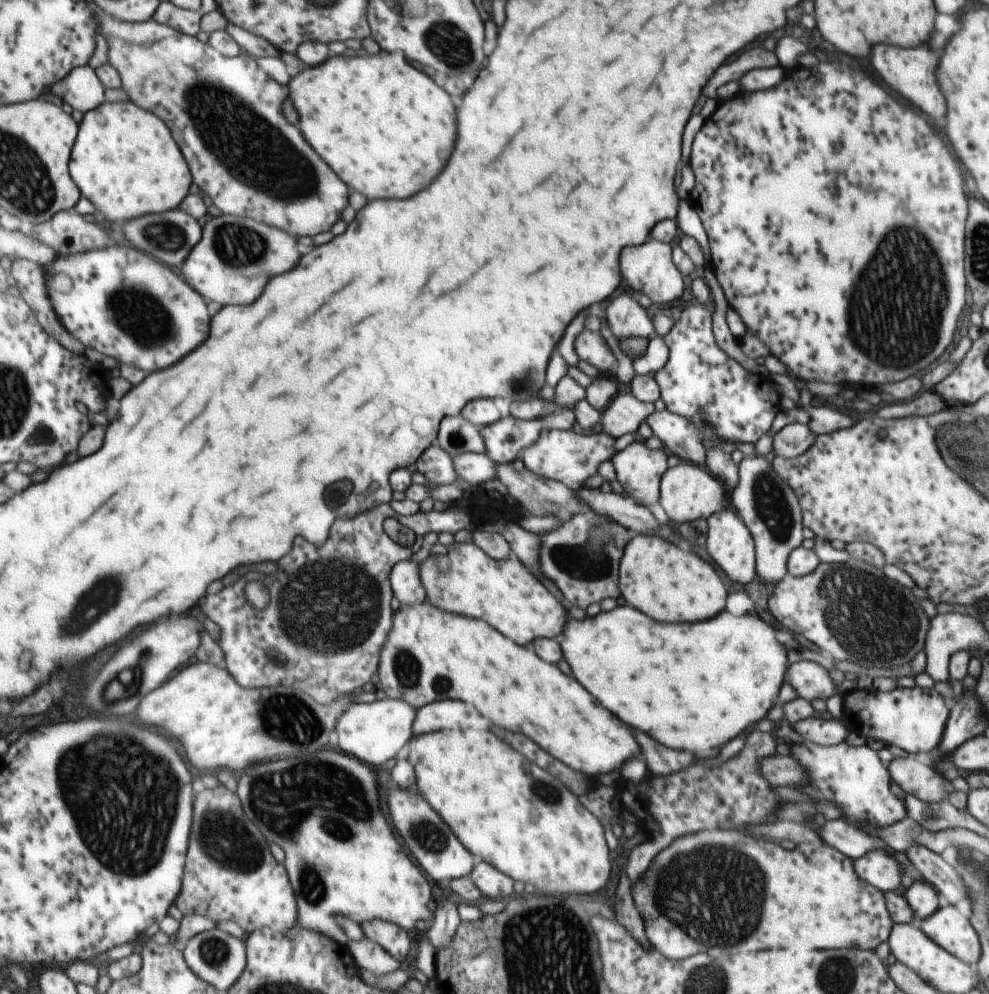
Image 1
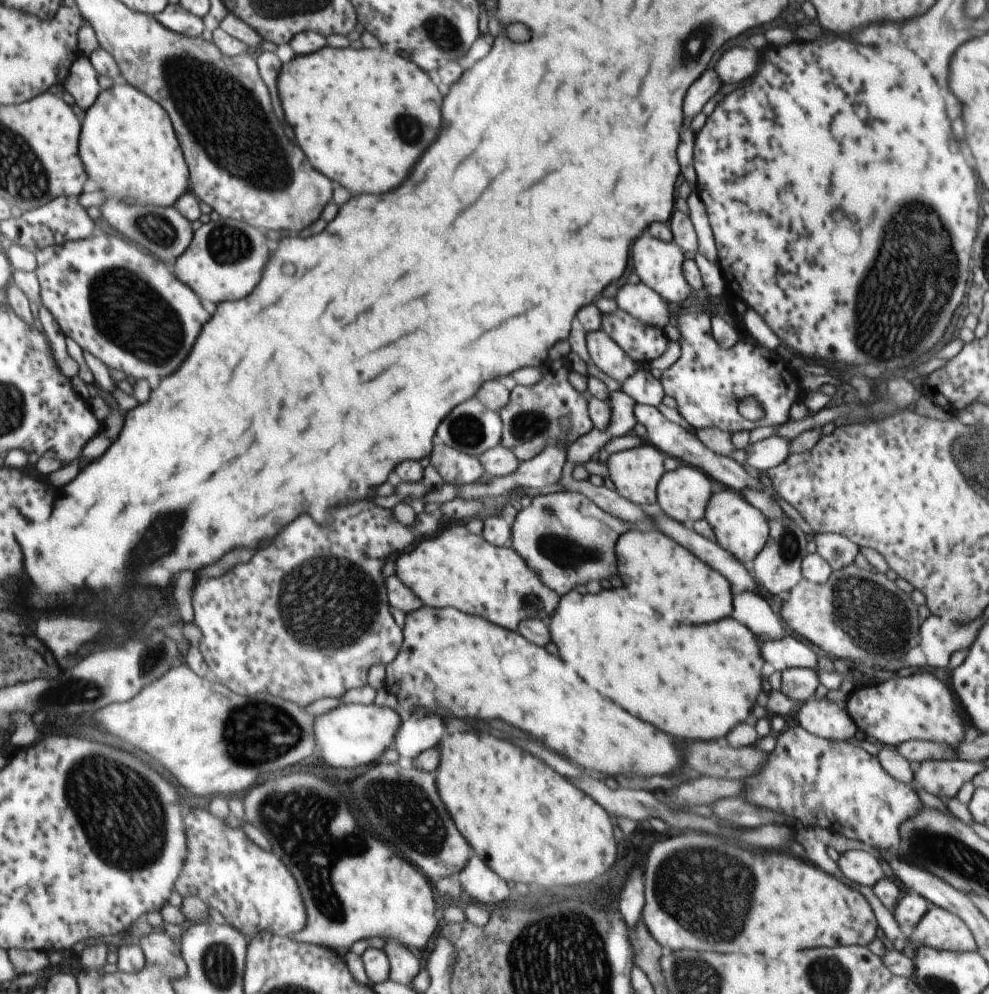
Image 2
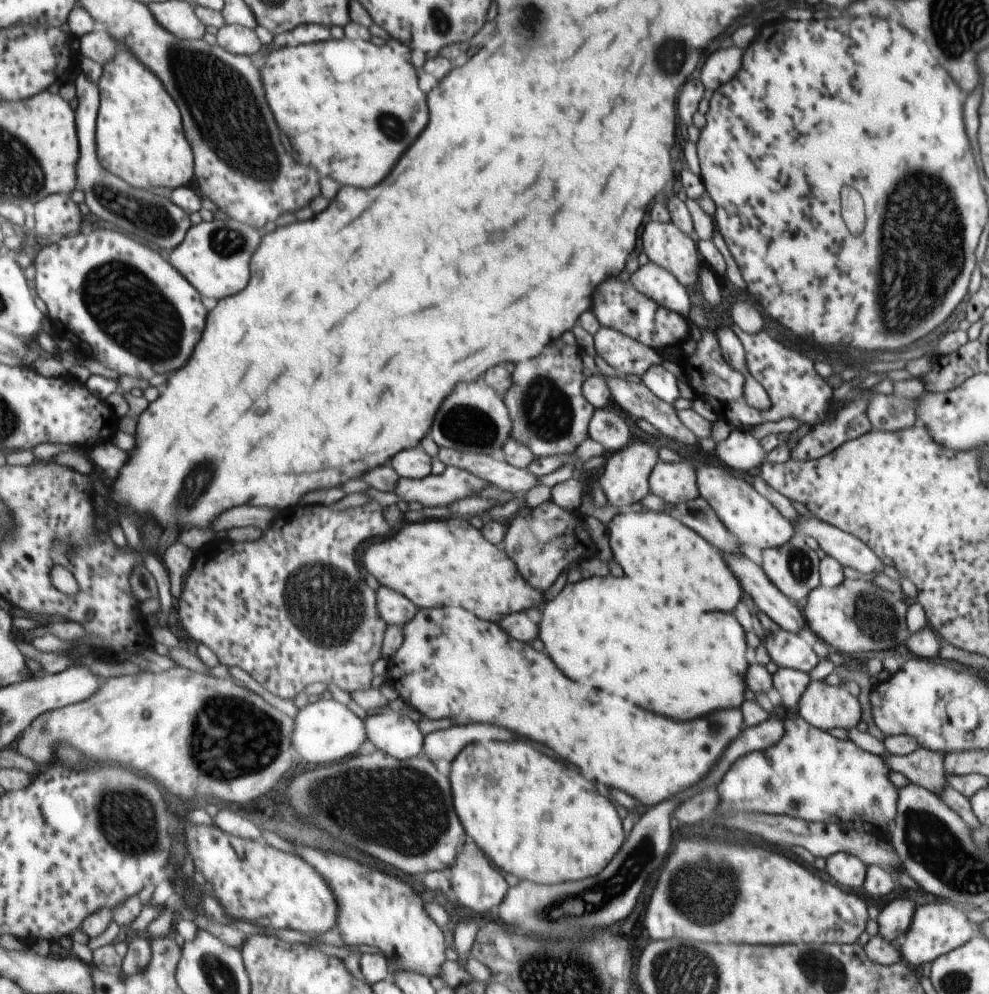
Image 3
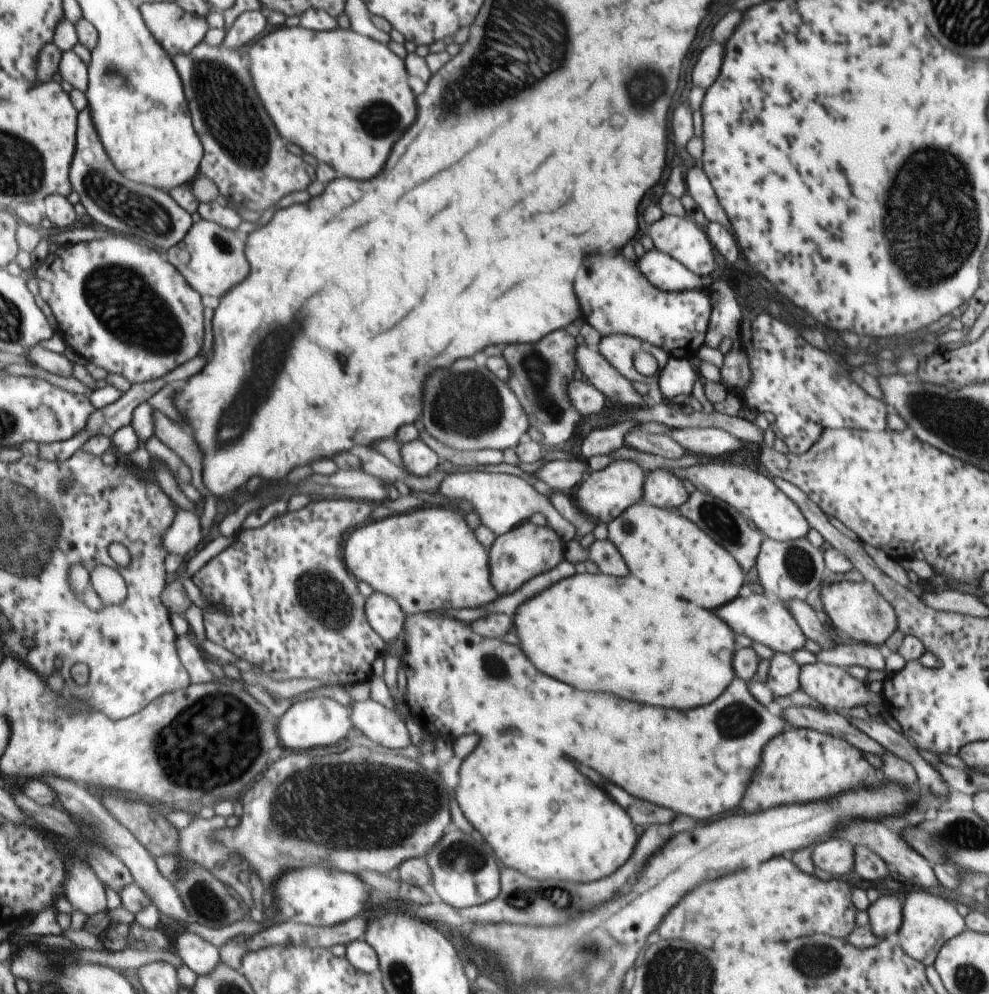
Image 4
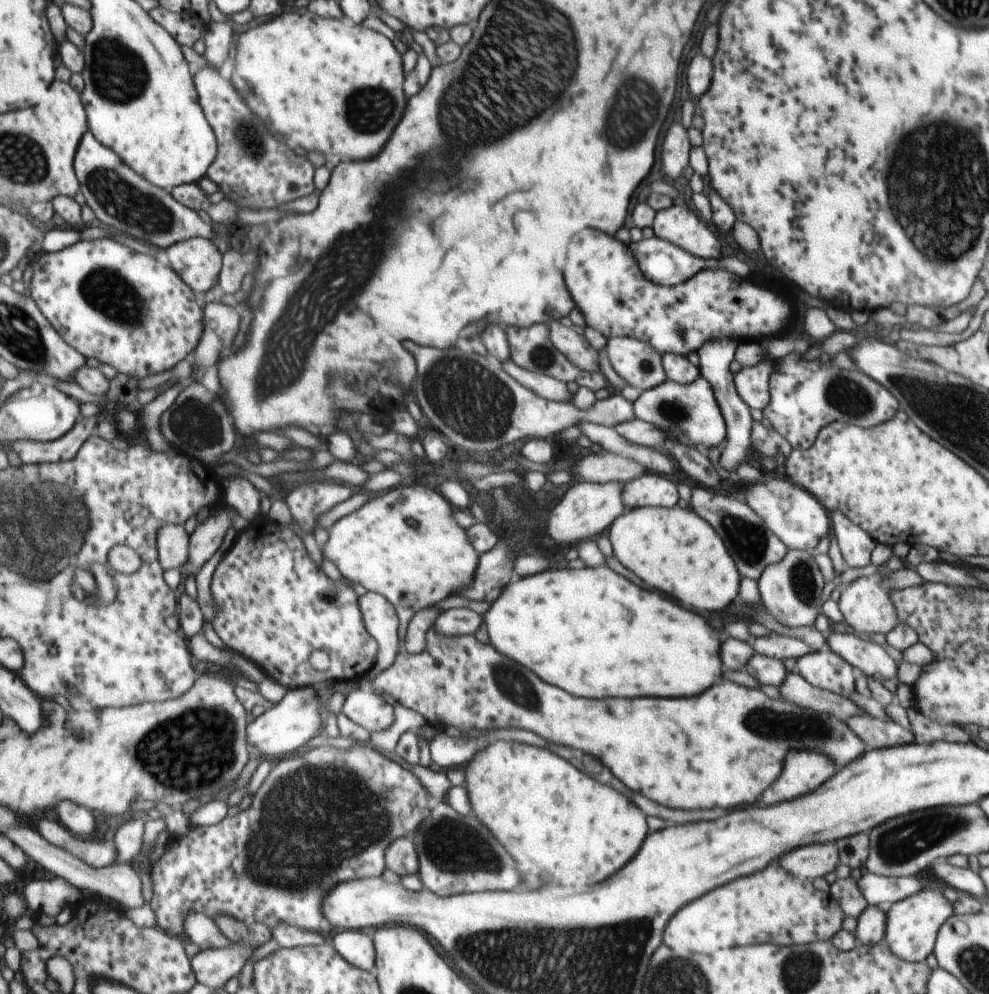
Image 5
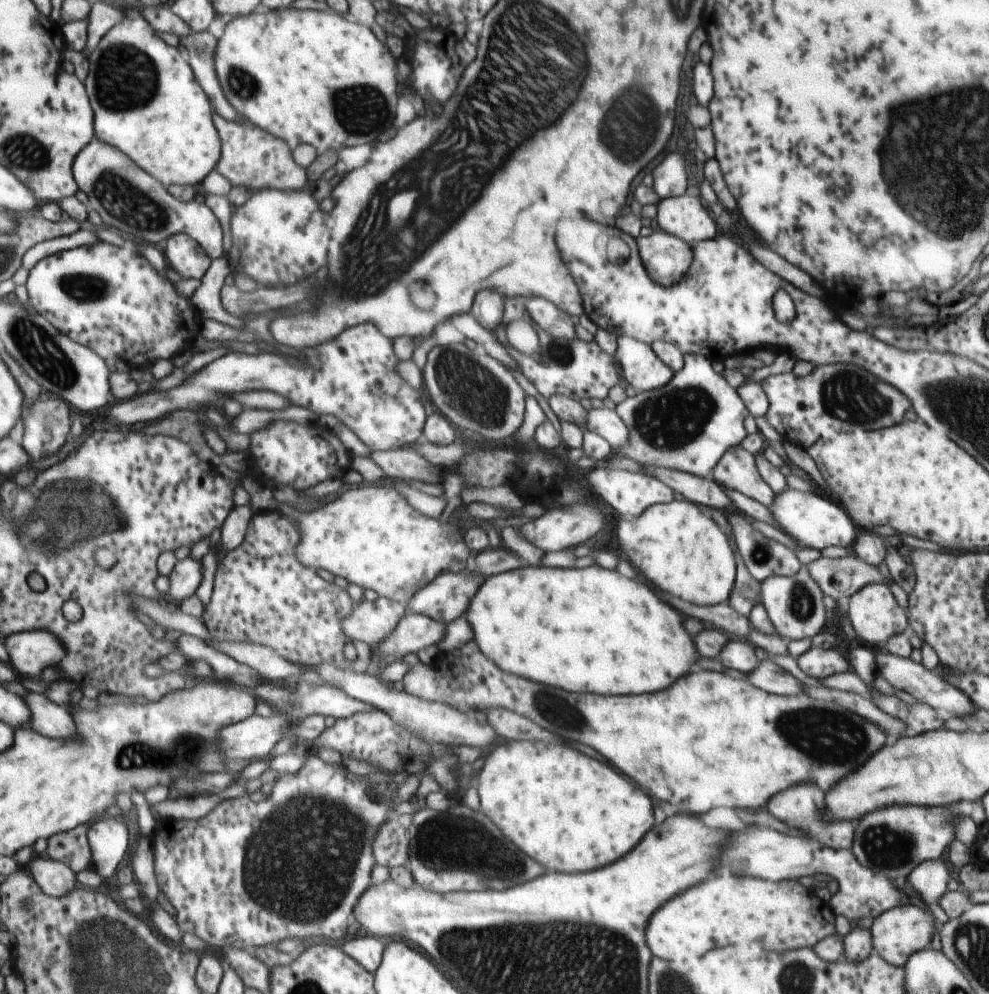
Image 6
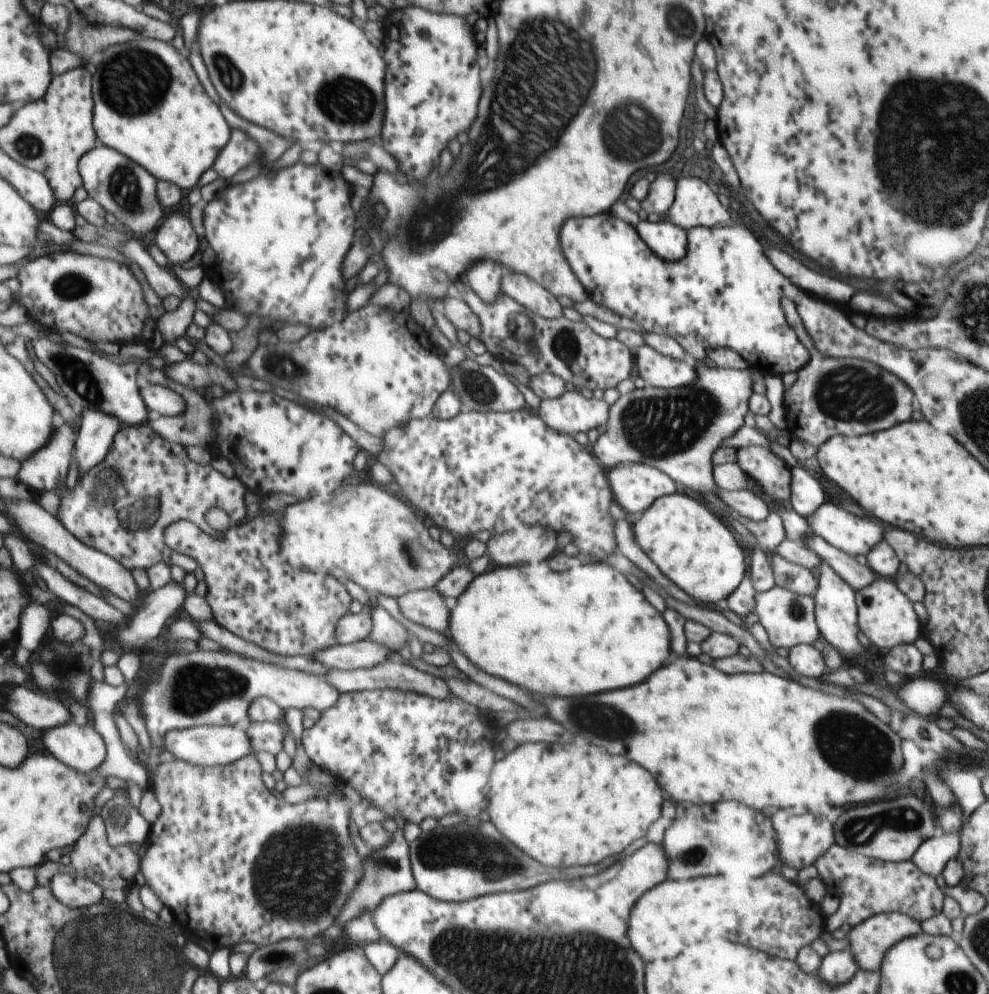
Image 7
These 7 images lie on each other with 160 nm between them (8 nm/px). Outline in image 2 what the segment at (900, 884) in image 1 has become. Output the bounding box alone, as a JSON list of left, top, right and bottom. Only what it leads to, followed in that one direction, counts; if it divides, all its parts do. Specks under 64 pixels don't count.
[835,850,886,887]

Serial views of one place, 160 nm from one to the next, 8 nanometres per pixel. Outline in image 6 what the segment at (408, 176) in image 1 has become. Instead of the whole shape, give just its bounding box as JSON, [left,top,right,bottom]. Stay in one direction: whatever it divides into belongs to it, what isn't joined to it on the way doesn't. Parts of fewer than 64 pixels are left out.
[216,8,399,152]

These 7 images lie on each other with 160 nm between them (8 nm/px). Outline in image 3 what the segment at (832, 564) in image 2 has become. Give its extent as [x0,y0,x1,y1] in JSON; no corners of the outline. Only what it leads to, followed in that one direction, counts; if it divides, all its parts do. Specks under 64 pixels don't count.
[790,507,884,574]

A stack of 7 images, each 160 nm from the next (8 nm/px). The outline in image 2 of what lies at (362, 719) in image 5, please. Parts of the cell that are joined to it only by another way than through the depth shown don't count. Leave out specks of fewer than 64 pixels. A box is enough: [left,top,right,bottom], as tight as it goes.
[393,707,445,761]

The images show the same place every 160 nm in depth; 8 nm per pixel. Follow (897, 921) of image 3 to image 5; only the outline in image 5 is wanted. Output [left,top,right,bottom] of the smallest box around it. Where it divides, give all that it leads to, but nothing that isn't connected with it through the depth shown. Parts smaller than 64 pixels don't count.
[854,905,886,945]

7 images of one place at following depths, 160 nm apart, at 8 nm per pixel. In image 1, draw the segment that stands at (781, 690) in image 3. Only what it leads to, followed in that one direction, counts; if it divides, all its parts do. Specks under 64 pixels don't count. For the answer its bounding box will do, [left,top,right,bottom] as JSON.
[787,660,856,700]

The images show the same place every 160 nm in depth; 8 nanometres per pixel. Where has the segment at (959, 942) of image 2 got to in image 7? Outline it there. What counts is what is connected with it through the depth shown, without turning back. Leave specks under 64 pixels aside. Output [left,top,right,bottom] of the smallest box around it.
[845,912,922,971]

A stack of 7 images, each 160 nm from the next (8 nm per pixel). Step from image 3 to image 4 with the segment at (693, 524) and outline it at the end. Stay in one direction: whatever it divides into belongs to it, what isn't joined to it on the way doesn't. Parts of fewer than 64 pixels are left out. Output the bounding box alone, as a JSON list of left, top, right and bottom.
[675,488,763,572]

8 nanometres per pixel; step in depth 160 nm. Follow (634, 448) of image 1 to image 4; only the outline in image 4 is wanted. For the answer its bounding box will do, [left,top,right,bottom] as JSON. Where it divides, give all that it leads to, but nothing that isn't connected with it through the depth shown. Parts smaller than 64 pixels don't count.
[572,461,644,523]

